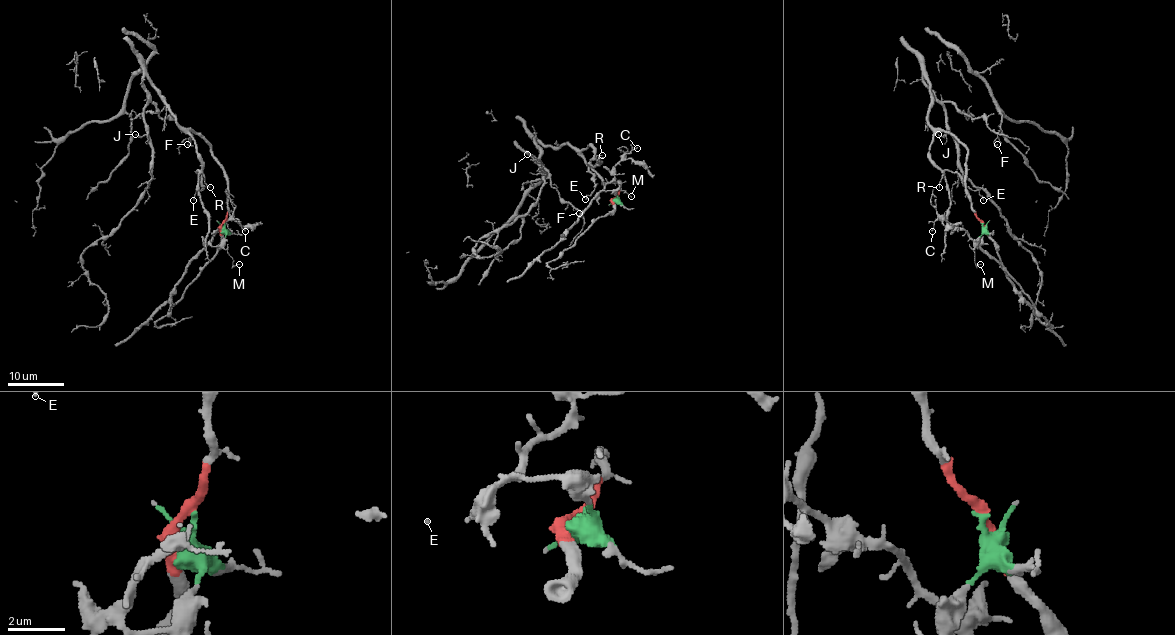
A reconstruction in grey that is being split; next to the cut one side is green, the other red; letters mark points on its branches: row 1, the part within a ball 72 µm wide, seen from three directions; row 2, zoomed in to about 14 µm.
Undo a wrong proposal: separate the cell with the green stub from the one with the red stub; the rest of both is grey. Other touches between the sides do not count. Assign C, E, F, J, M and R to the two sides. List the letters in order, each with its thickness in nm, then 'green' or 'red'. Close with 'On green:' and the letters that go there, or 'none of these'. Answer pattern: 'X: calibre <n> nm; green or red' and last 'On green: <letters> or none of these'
C: calibre 110 nm; green
E: calibre 110 nm; red
F: calibre 120 nm; red
J: calibre 100 nm; red
M: calibre 90 nm; green
R: calibre 80 nm; red
On green: C, M

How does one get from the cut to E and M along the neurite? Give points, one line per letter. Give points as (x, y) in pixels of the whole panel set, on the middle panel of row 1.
E: (616, 198), (619, 181), (603, 183), (586, 163), (581, 152), (588, 145), (593, 191), (585, 199)
M: (617, 198), (616, 191), (624, 191), (631, 197)

